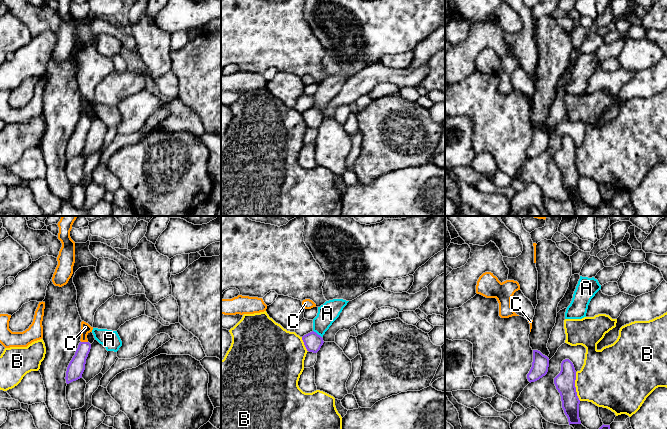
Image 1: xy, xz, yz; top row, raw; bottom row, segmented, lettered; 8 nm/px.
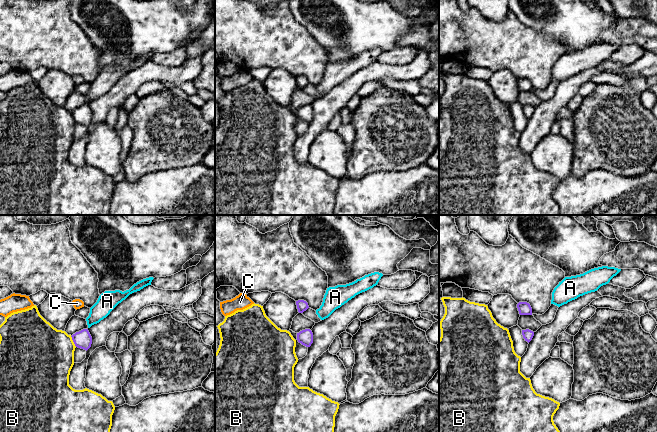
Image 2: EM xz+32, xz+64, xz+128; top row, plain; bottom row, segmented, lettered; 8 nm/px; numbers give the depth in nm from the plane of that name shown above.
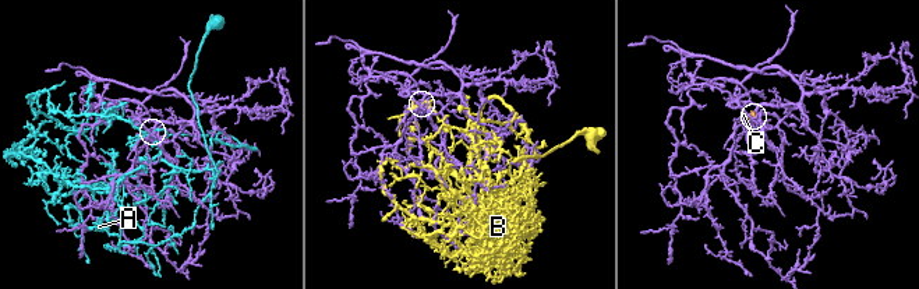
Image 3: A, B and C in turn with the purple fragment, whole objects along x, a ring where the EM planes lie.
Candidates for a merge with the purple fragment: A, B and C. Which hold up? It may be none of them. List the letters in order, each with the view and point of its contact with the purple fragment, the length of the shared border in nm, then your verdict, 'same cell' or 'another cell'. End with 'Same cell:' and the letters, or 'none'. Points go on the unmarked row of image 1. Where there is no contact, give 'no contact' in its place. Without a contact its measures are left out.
A: meets purple in xz at (316, 109); contact 90 nm long; another cell
B: meets purple in yz at (574, 162); contact 240 nm long; another cell
C: meets purple in xy at (84, 118); contact 60 nm long; same cell
Same cell: C

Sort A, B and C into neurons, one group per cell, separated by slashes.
A / B / C

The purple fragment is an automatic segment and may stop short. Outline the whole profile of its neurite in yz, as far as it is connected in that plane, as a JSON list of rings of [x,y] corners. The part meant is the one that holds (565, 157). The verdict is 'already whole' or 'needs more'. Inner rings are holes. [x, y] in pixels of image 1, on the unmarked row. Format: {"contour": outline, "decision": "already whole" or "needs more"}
{"contour": [[[565,135],[561,139],[561,147],[554,154],[556,165],[560,169],[562,184],[568,194],[570,200],[581,200],[579,194],[580,176],[577,172],[576,163],[576,147],[573,139],[569,135]]], "decision": "already whole"}

